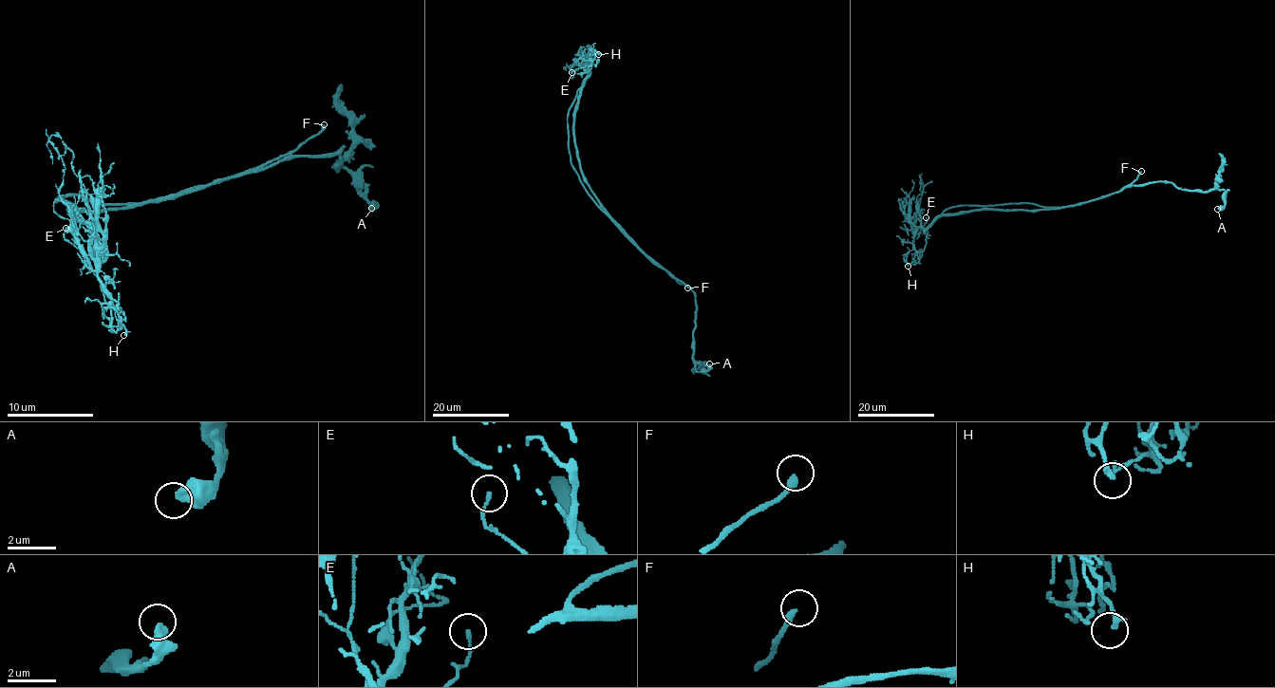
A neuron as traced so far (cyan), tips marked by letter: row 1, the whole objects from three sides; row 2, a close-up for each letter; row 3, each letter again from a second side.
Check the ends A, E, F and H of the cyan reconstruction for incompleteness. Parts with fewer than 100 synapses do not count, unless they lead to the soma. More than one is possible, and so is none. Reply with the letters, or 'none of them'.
F

